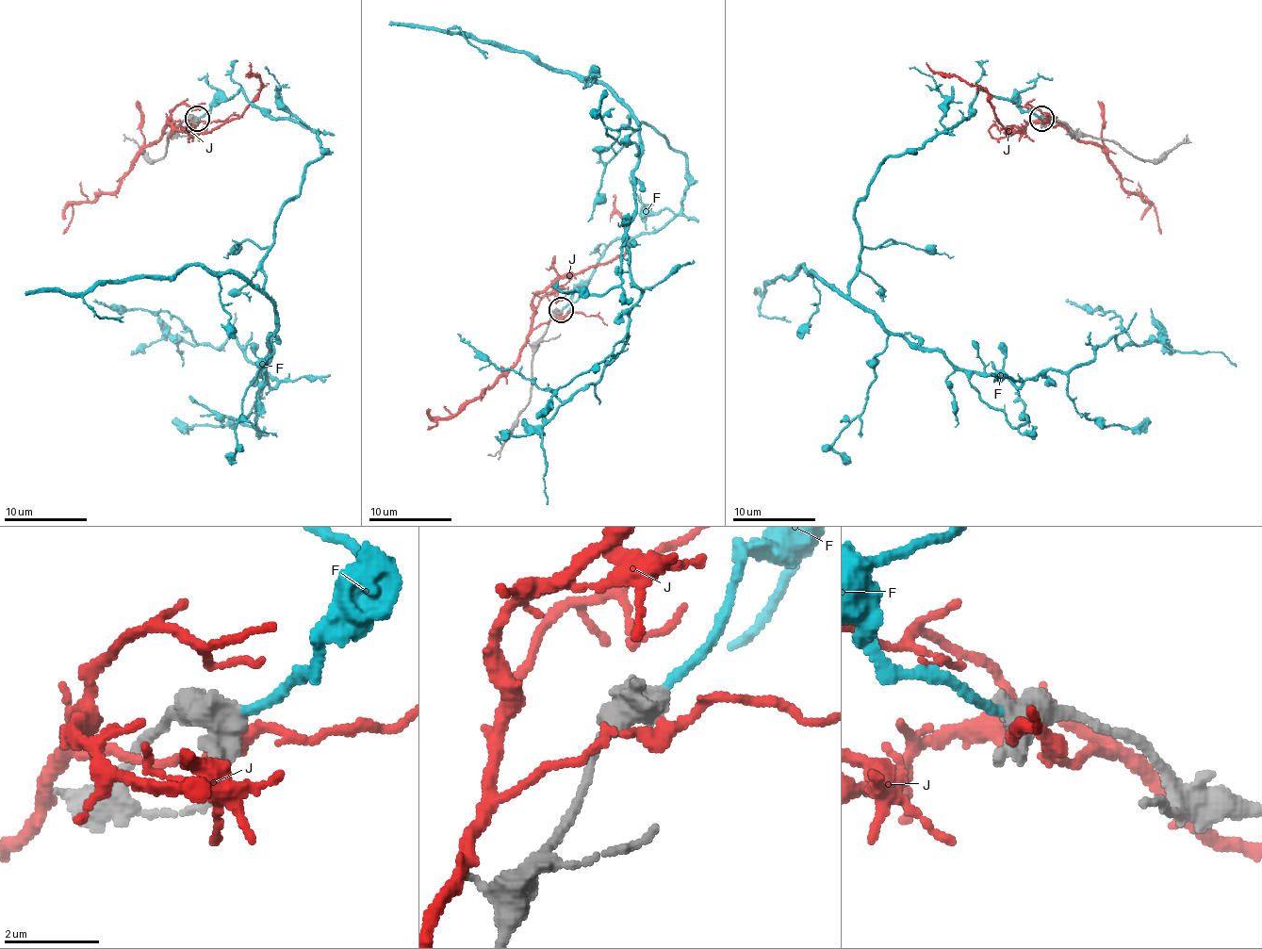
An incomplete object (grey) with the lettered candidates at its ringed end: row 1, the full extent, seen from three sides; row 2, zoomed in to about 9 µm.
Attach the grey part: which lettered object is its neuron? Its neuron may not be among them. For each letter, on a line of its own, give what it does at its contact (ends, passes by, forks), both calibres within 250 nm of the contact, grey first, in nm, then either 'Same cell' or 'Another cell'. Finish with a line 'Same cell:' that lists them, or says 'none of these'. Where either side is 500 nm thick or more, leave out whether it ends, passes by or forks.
F: It ends there. Thickness 460 nm (grey) against 190 nm. Same cell
J: Thickness 700 nm (grey) against 280 nm. Another cell
Same cell: F

